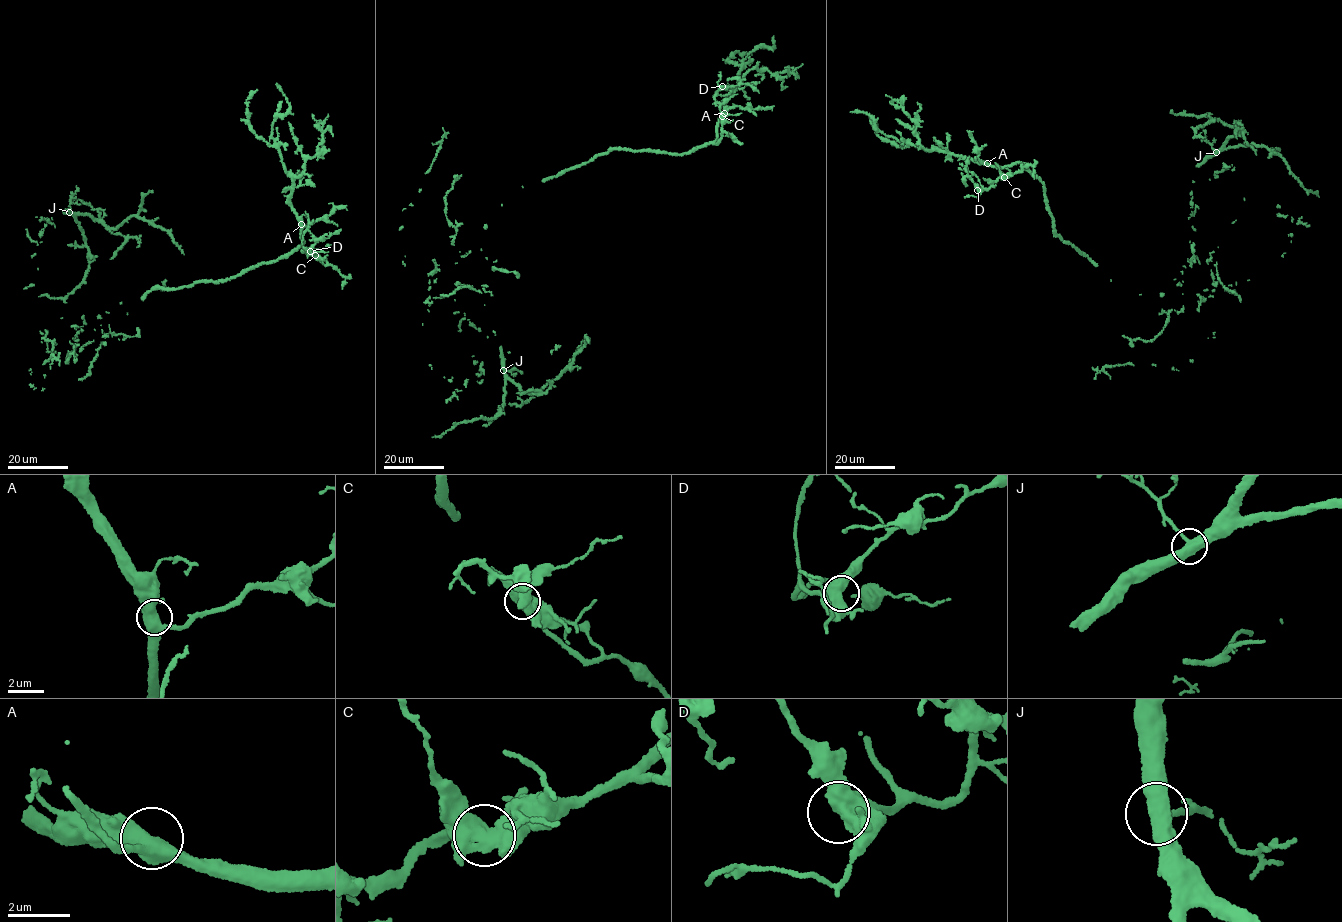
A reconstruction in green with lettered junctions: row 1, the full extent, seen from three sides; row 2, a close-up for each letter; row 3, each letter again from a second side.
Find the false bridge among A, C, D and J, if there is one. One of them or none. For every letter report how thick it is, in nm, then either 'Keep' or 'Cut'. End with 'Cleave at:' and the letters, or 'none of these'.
A: Thickness 480 nm. Keep
C: Thickness 550 nm. Keep
D: Thickness 500 nm. Keep
J: Thickness 440 nm. Keep
Cleave at: none of these

